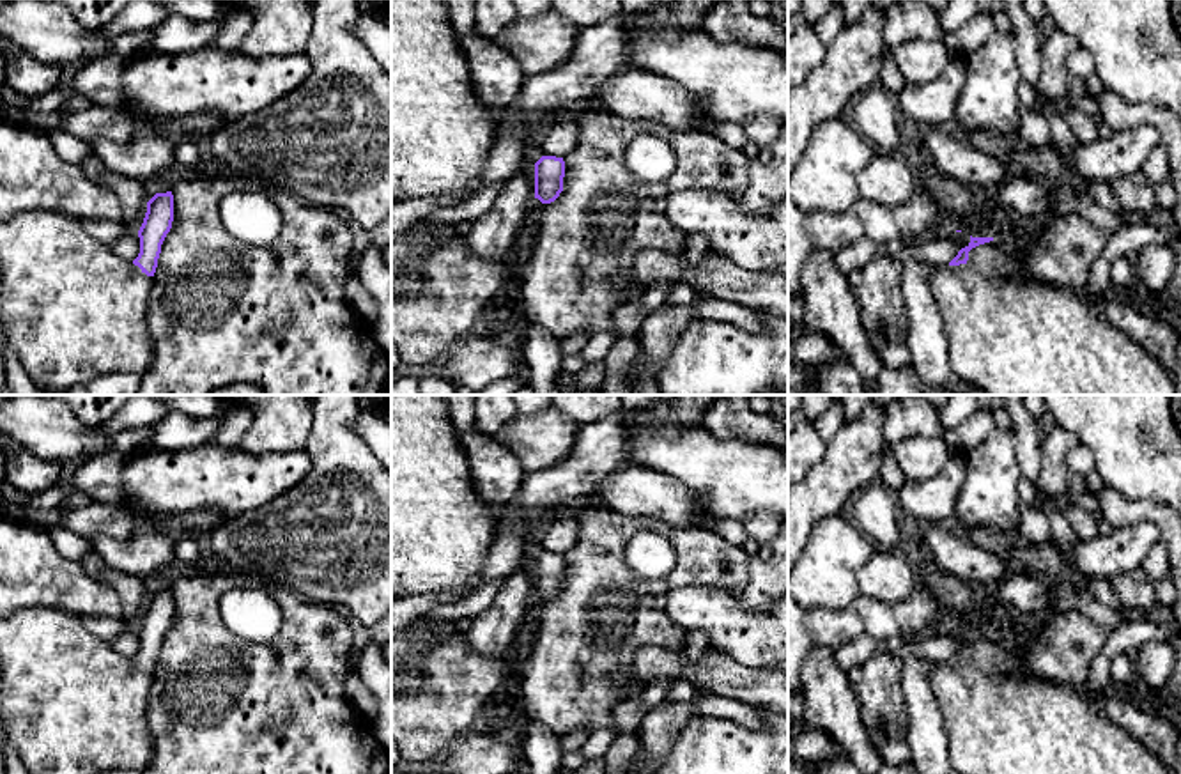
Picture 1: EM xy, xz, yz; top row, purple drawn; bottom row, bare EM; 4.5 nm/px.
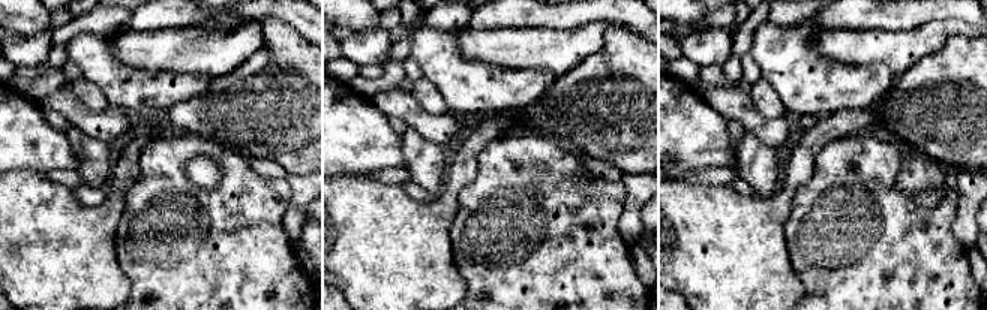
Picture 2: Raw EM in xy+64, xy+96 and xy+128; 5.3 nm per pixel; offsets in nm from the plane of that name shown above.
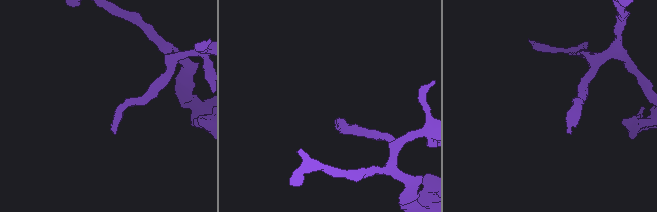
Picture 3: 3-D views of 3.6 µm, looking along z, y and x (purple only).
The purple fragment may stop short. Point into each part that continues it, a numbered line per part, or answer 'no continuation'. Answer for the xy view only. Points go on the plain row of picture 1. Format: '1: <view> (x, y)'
1: xy (69, 704)

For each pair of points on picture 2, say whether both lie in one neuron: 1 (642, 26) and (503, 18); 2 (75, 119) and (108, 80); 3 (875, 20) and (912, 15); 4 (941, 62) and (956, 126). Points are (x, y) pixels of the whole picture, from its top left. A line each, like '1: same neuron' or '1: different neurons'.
1: same neuron
2: different neurons
3: same neuron
4: same neuron

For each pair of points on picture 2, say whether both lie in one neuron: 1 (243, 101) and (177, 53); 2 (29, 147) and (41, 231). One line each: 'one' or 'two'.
1: two
2: two

